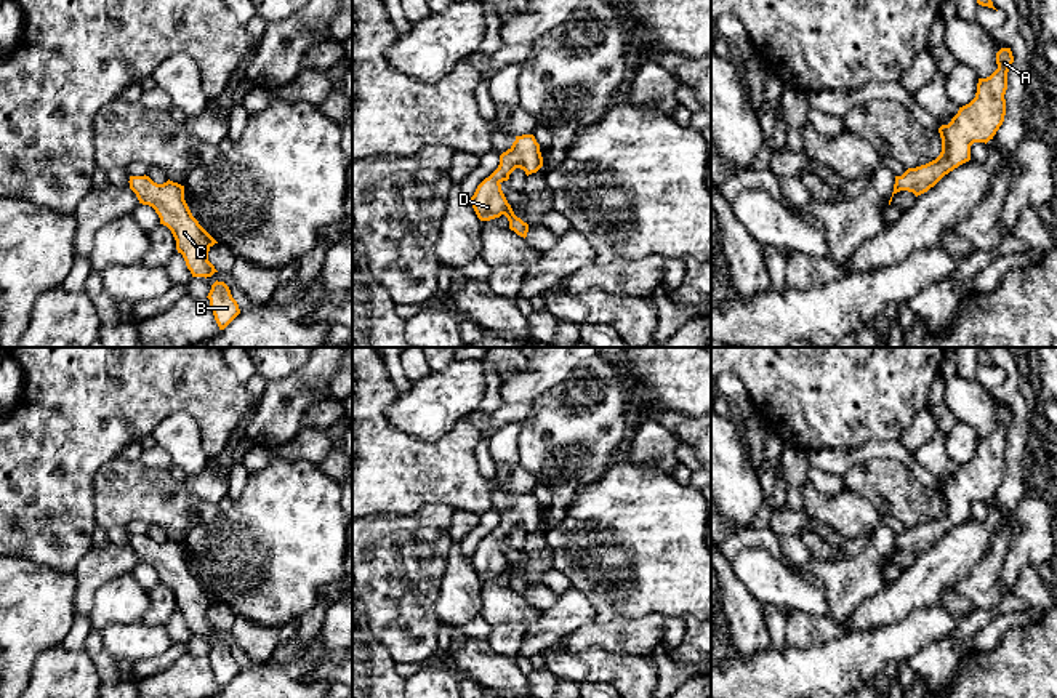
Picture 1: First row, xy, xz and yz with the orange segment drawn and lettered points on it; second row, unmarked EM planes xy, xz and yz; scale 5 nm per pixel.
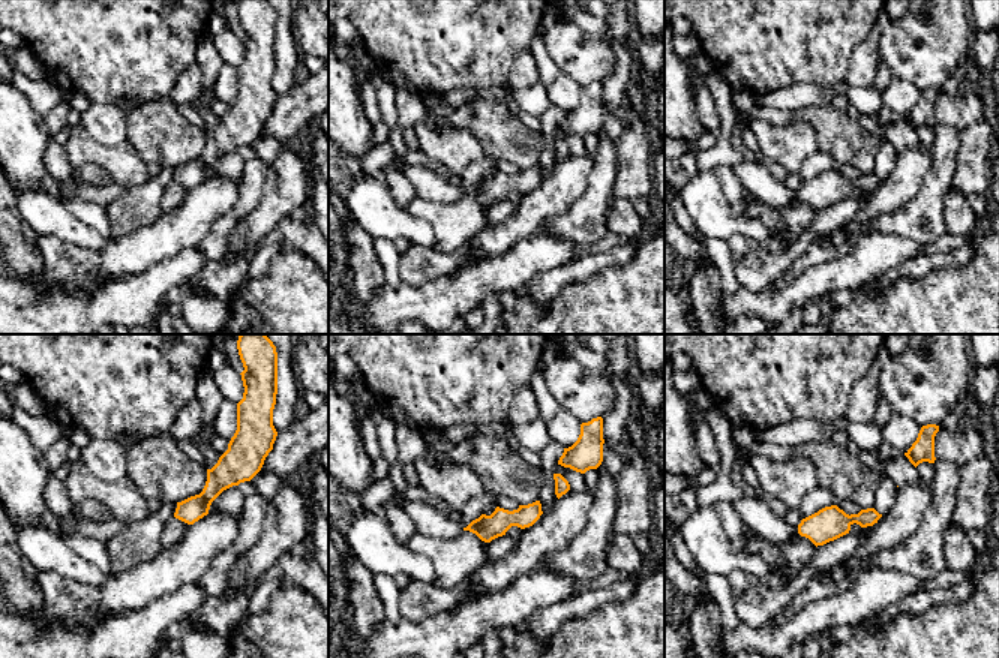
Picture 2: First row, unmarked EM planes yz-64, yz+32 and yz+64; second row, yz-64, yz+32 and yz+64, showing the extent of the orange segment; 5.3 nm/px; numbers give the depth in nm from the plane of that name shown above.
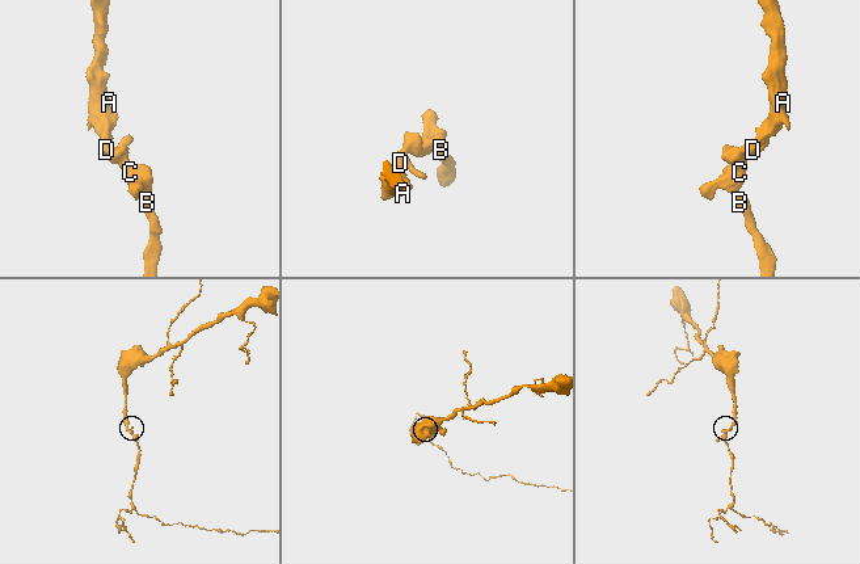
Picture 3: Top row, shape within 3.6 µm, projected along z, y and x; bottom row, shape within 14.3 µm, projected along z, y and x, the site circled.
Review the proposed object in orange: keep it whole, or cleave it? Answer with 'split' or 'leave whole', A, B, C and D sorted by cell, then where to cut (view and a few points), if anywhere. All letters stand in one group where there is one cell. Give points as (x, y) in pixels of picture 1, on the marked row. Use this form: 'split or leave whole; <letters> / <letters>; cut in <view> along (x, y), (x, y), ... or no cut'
leave whole; A B C D; no cut

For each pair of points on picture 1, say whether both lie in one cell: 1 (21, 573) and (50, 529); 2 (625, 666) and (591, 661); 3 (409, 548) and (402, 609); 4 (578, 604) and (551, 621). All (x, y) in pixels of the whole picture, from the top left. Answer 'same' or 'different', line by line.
1: different
2: same
3: same
4: same

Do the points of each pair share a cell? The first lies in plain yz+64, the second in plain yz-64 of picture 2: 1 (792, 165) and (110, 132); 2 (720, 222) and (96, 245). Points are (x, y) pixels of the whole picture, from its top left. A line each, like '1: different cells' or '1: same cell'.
1: different cells
2: same cell

